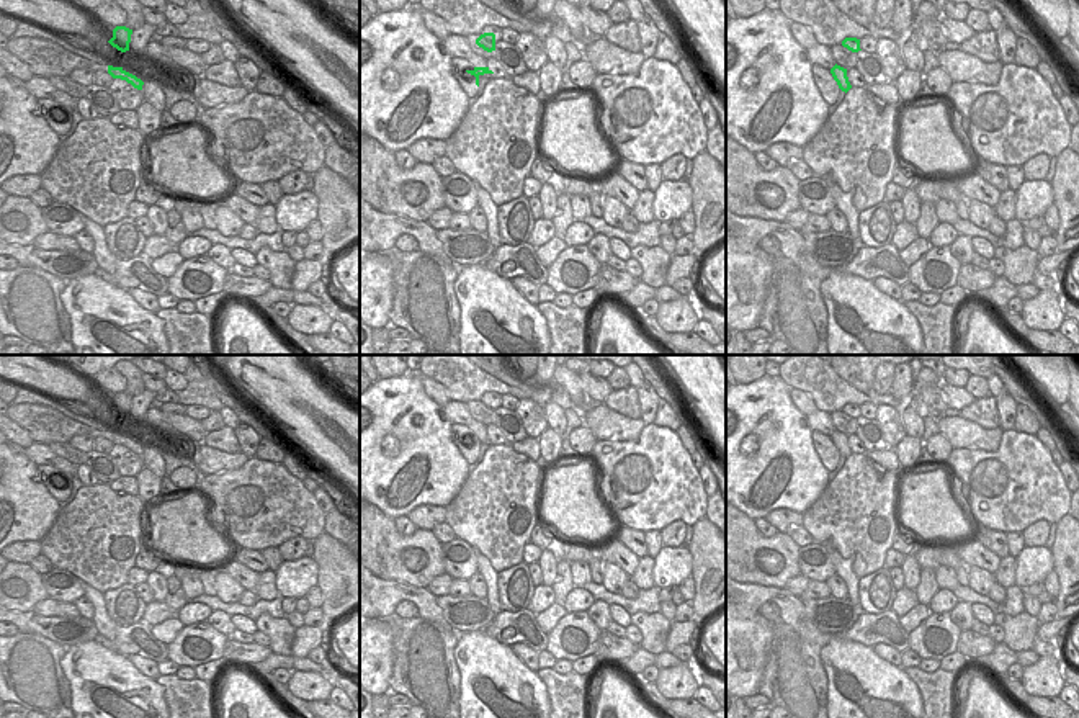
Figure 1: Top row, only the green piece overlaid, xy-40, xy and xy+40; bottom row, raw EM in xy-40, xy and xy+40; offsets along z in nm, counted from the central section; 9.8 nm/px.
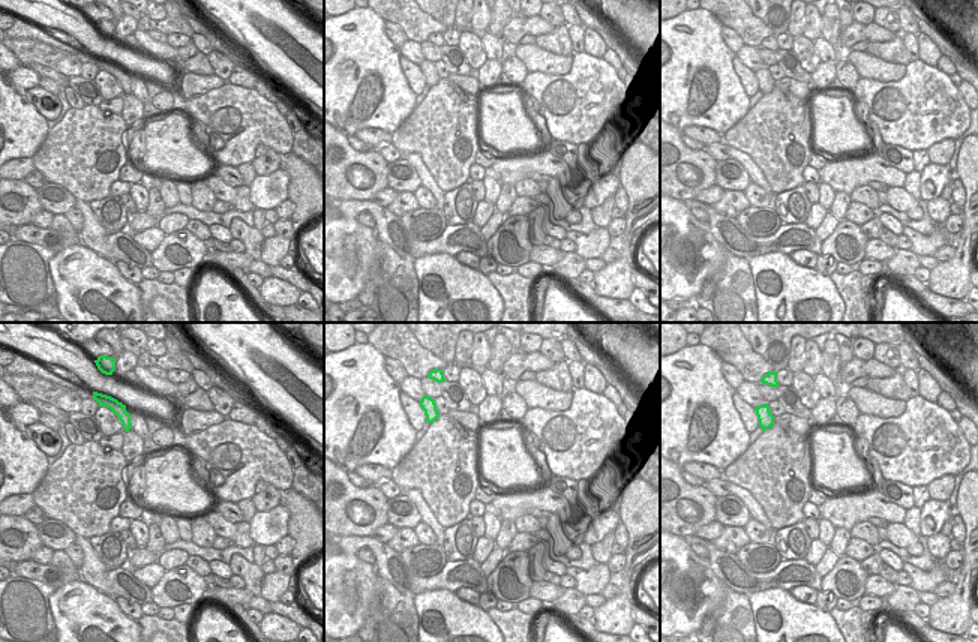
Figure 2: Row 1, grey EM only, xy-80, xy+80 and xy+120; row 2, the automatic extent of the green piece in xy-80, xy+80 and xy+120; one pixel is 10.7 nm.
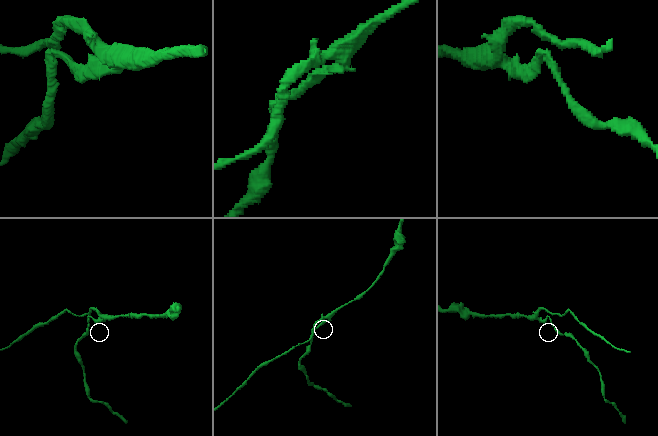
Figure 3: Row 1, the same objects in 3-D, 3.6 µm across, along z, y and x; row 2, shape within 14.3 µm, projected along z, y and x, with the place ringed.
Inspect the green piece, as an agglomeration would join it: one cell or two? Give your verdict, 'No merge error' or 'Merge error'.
Merge error

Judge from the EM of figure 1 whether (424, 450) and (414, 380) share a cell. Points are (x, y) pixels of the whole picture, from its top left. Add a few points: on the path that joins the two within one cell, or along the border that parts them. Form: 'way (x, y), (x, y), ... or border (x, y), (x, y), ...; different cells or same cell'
border (381, 383), (406, 386), (417, 394); different cells

